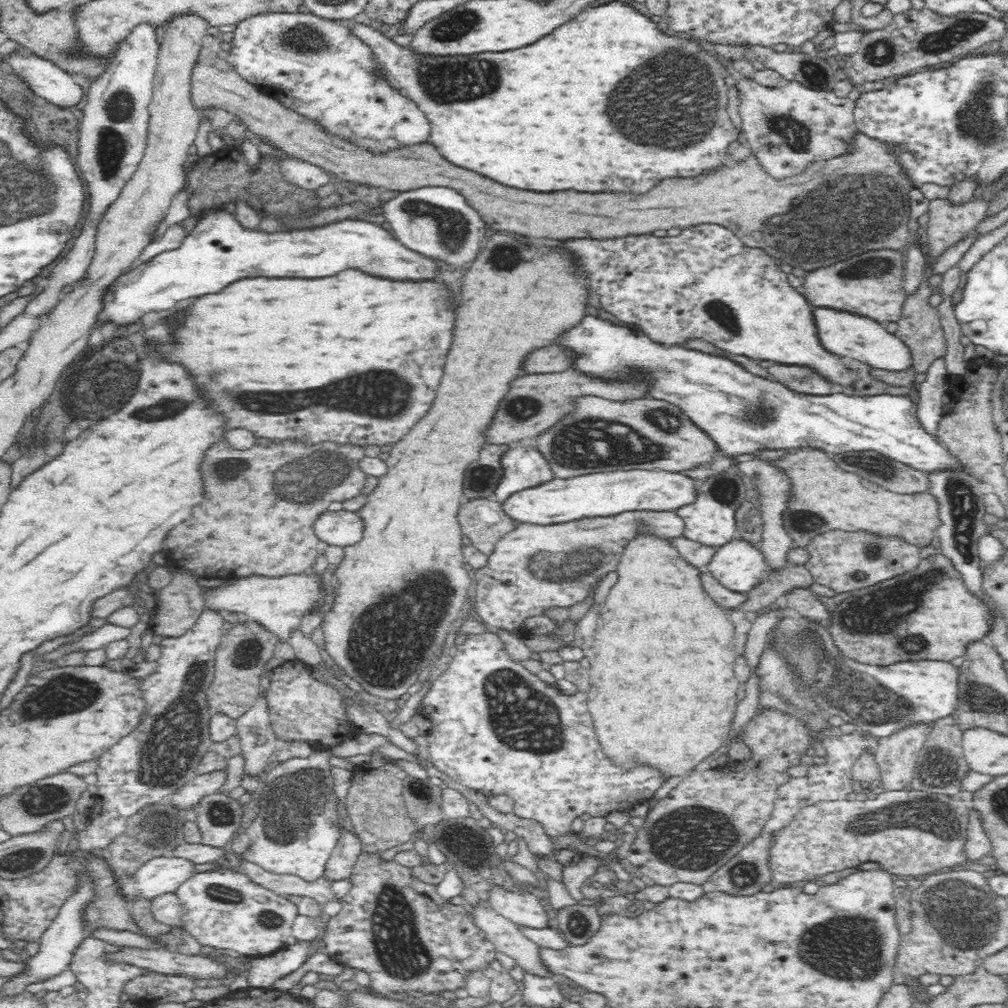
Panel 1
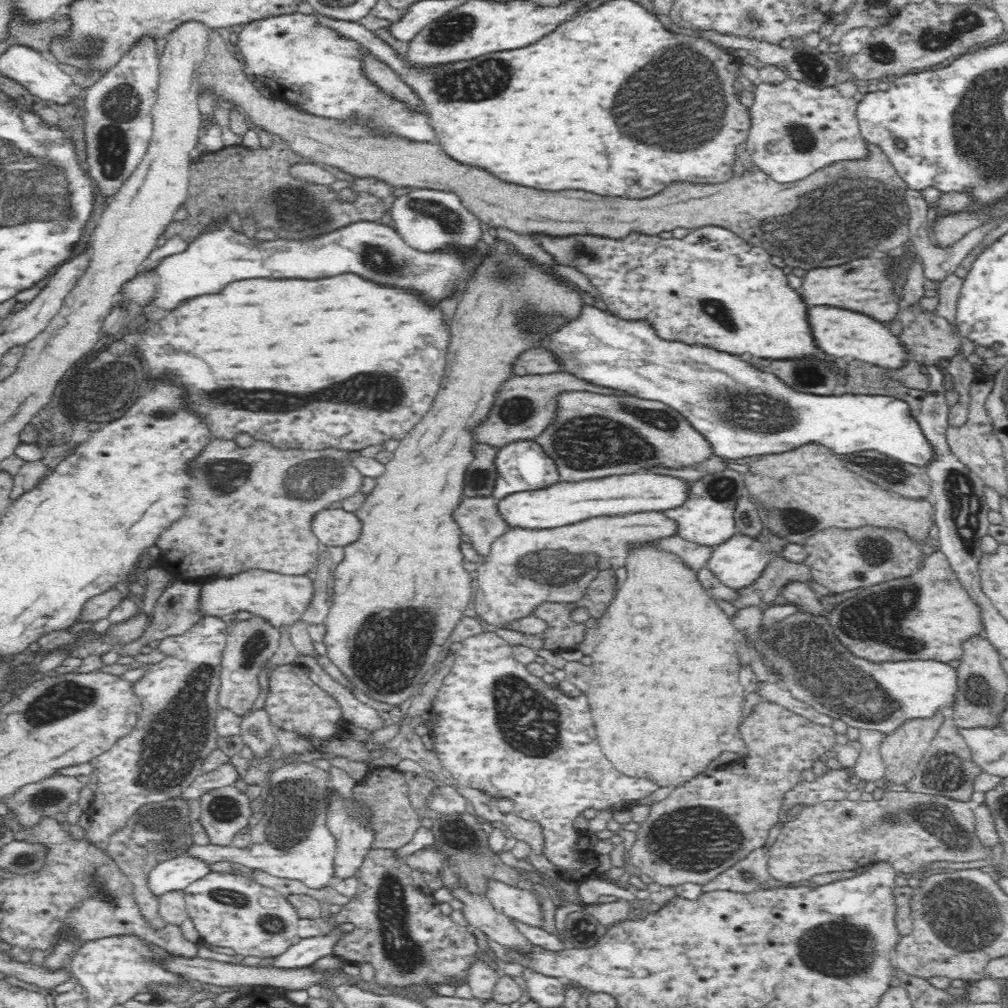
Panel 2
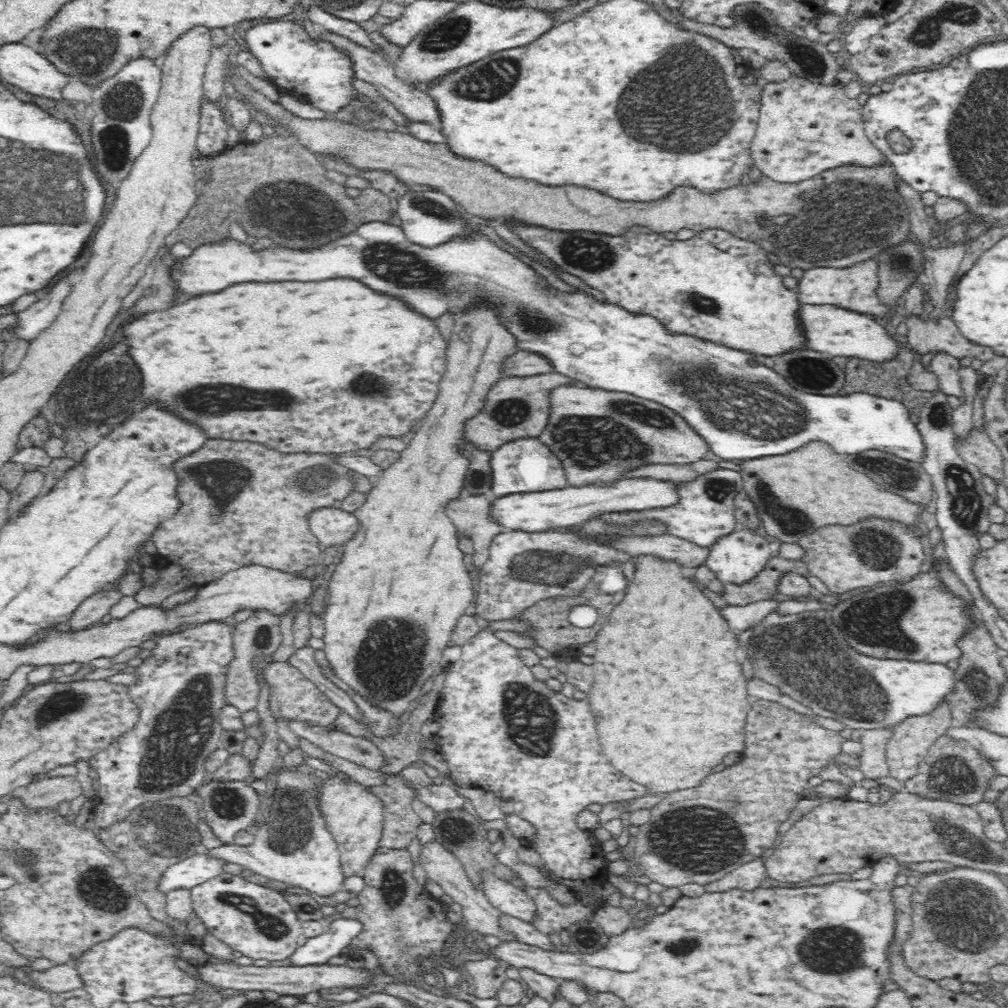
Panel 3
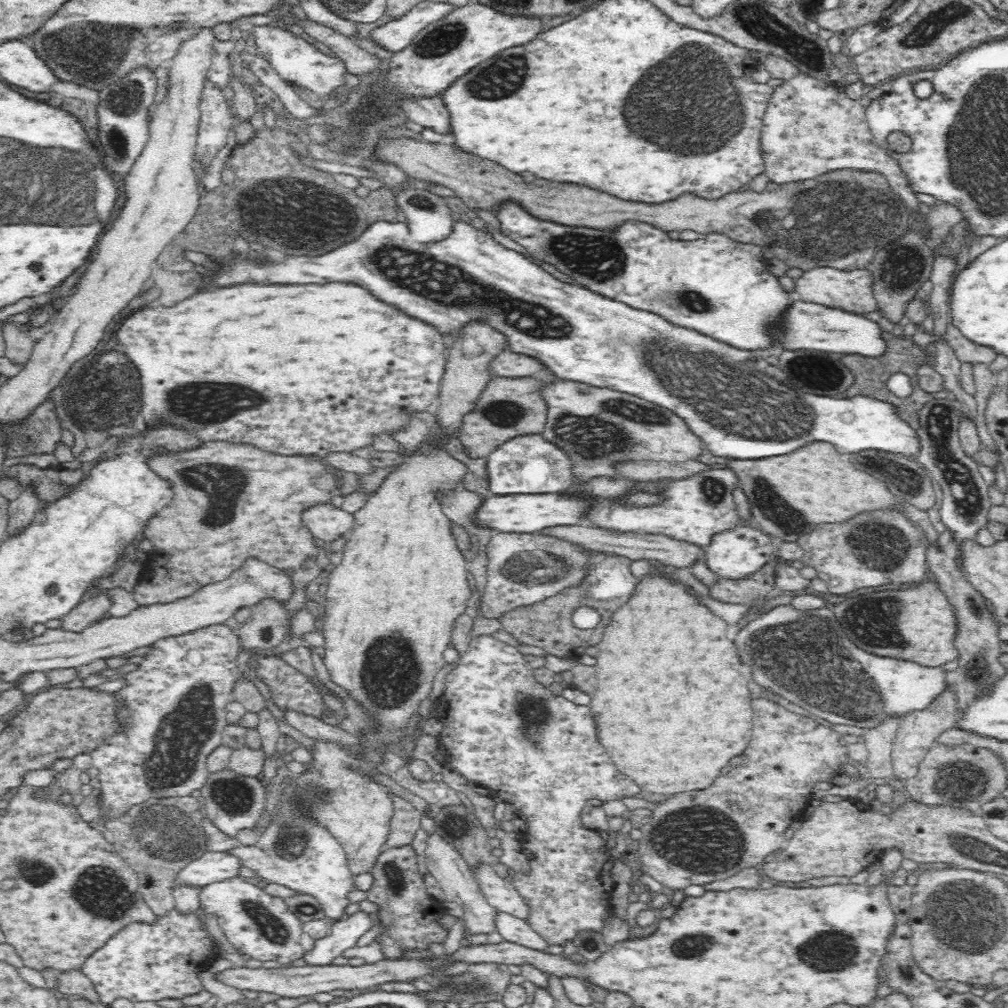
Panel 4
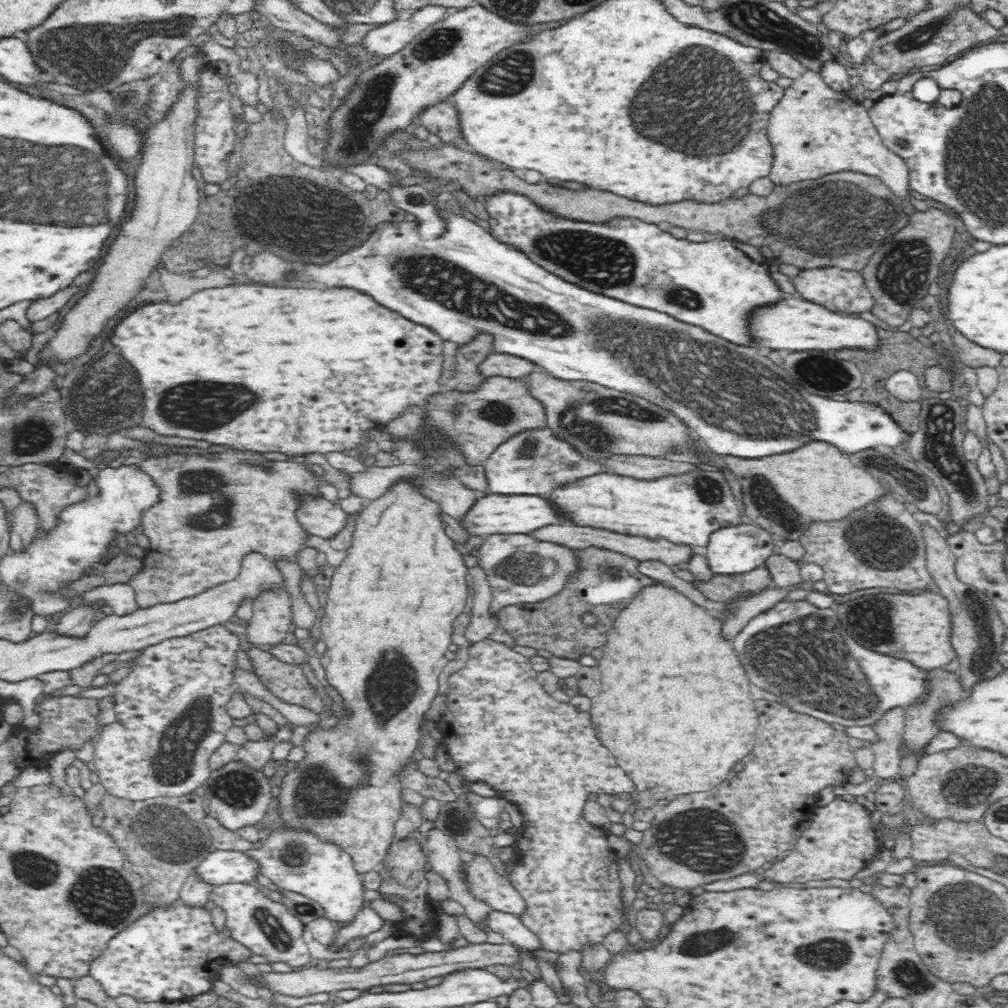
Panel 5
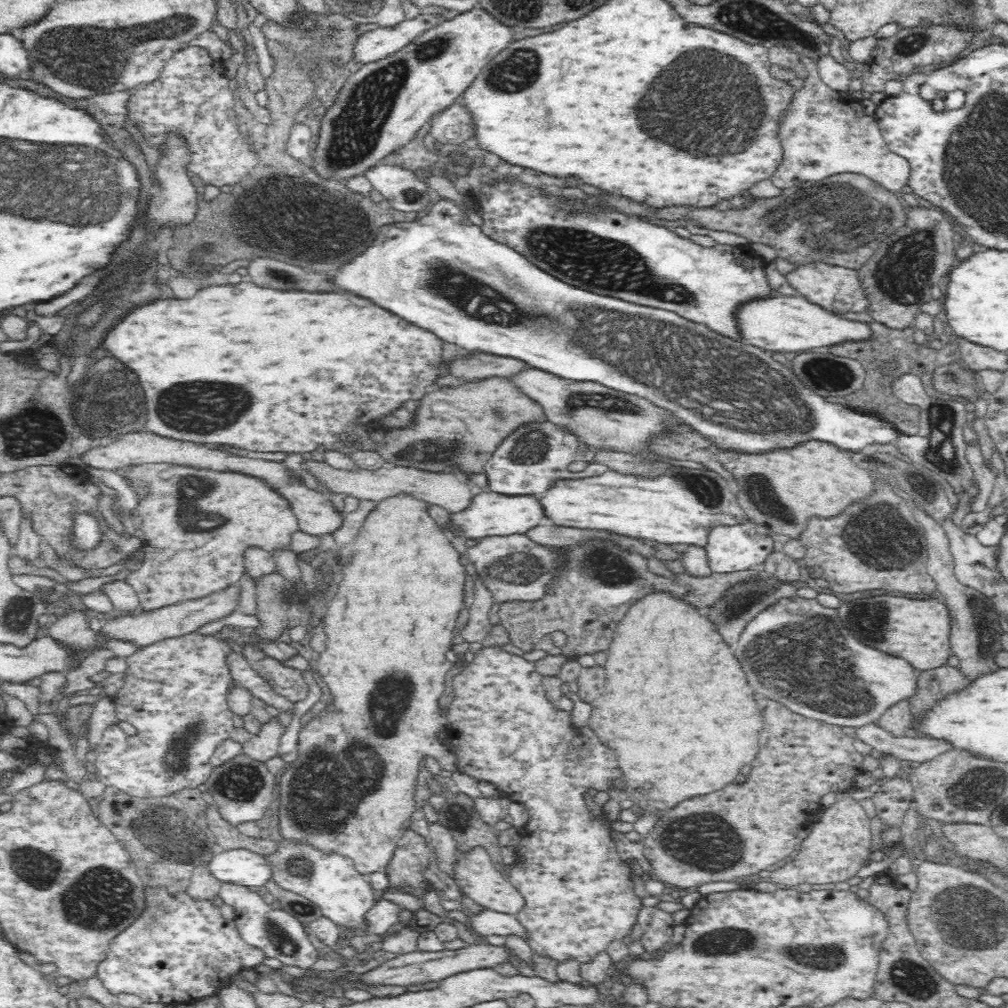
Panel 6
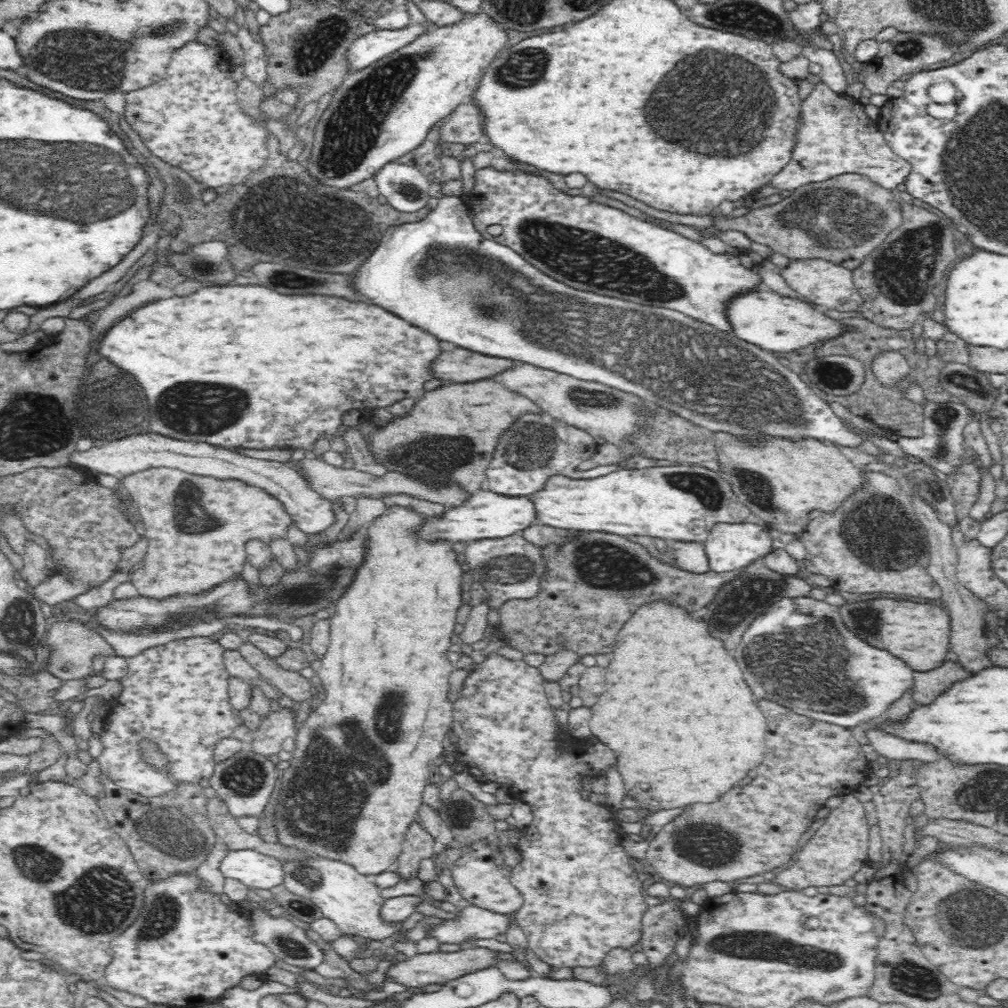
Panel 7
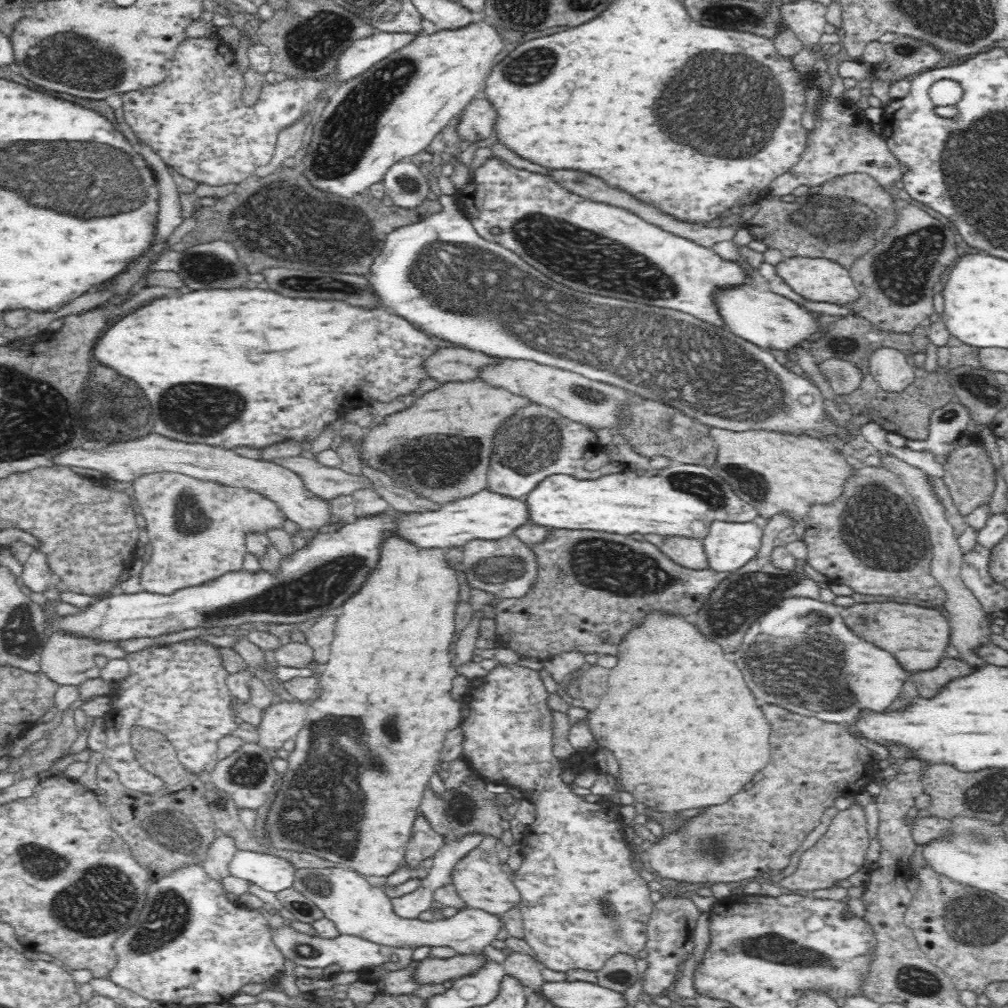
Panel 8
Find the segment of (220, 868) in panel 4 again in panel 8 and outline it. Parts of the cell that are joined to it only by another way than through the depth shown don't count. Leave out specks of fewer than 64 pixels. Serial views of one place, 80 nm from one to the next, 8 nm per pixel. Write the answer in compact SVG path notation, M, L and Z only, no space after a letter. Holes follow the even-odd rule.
M237 850L227 862L227 869L230 876L274 893L290 887L294 873L298 872L283 858L249 850Z

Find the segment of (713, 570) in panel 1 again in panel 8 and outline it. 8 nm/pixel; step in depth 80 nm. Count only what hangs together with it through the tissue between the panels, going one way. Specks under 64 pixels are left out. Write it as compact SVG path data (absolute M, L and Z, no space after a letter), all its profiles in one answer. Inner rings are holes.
M717 521L702 540L709 568L721 575L734 573L750 562L762 546L763 528L754 522Z

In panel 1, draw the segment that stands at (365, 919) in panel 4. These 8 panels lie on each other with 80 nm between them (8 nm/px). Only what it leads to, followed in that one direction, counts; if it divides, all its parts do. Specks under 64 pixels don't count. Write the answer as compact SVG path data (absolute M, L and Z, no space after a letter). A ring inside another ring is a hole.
M298 941L274 951L271 955L254 957L243 976L251 989L270 989L274 982L300 968L319 950L320 947L313 945L311 941Z

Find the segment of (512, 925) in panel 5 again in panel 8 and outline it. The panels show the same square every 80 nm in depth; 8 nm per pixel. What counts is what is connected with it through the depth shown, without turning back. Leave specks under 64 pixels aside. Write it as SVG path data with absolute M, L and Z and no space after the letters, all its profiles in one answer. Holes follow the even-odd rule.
M338 864L318 866L314 874L298 871L294 873L291 887L314 902L324 917L336 925L340 934L360 937L378 945L406 948L450 946L456 949L456 954L482 954L484 948L492 944L498 932L504 928L500 916L468 906L448 919L422 921L418 918L398 918L393 915L391 898L382 887L374 886L359 871Z

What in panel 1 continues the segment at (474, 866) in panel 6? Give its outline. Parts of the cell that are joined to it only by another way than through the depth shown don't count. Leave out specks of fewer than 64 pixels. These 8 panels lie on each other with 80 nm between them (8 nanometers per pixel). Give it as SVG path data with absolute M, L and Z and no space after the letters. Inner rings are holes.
M493 885L488 892L488 901L500 916L519 927L543 929L554 925L554 918L548 915L540 899L525 890L510 892Z

